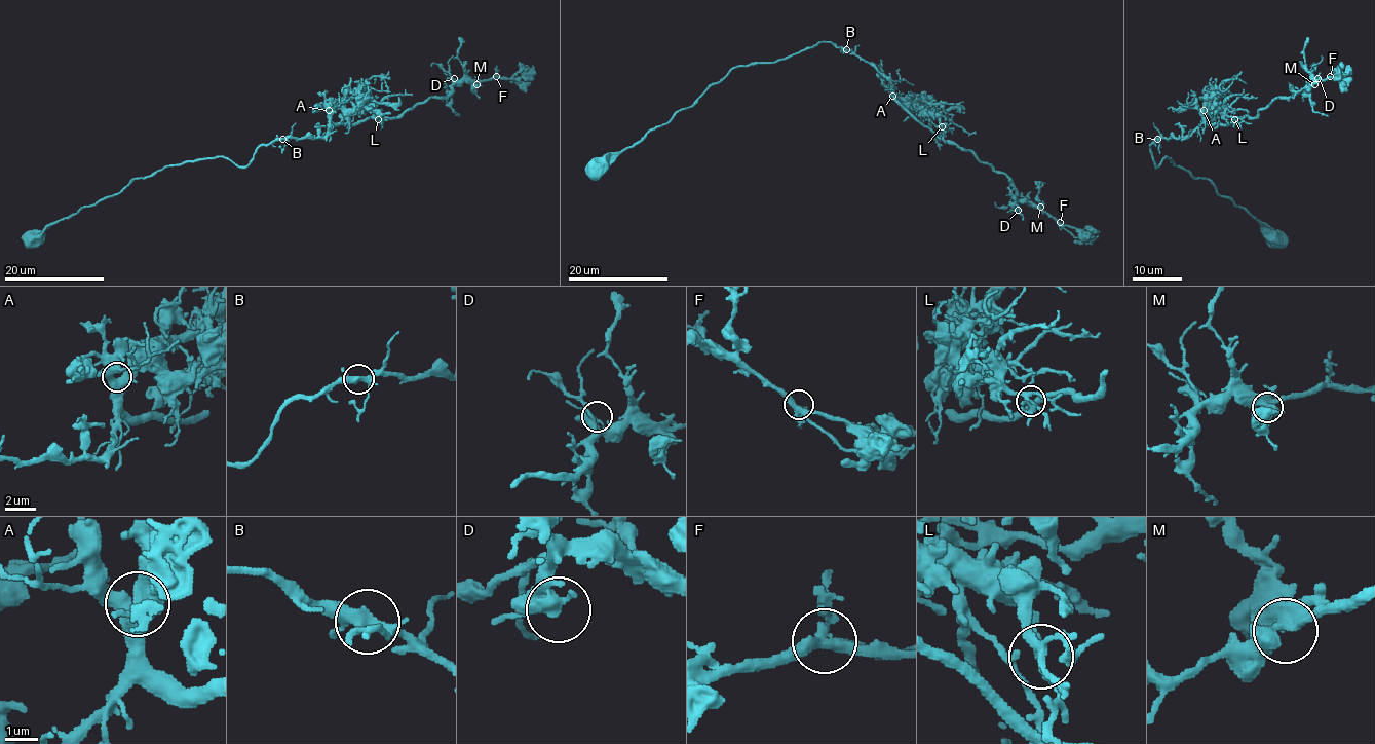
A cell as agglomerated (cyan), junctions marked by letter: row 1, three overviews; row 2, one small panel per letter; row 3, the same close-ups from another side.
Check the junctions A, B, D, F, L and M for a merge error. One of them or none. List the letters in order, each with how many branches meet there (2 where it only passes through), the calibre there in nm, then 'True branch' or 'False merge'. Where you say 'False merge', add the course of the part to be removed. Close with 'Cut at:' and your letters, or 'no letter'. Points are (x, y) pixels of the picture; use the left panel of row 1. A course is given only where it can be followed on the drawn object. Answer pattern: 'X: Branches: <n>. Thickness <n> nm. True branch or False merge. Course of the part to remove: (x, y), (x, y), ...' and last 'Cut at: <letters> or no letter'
A: Branches: 4. Thickness 480 nm. True branch
B: Branches: 4. Thickness 320 nm. True branch
D: Branches: 4. Thickness 360 nm. True branch
F: Branches: 4. Thickness 320 nm. True branch
L: Branches: 4. Thickness 240 nm. True branch
M: Branches: 4. Thickness 440 nm. True branch
Cut at: no letter

